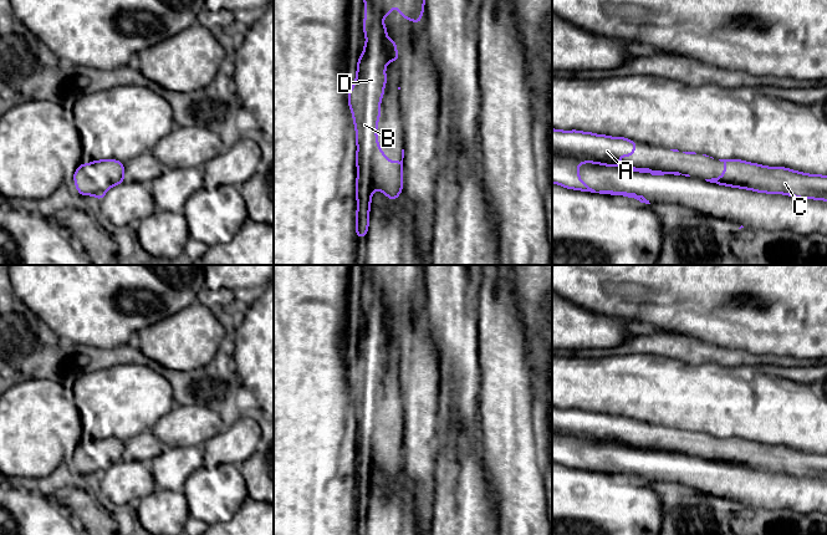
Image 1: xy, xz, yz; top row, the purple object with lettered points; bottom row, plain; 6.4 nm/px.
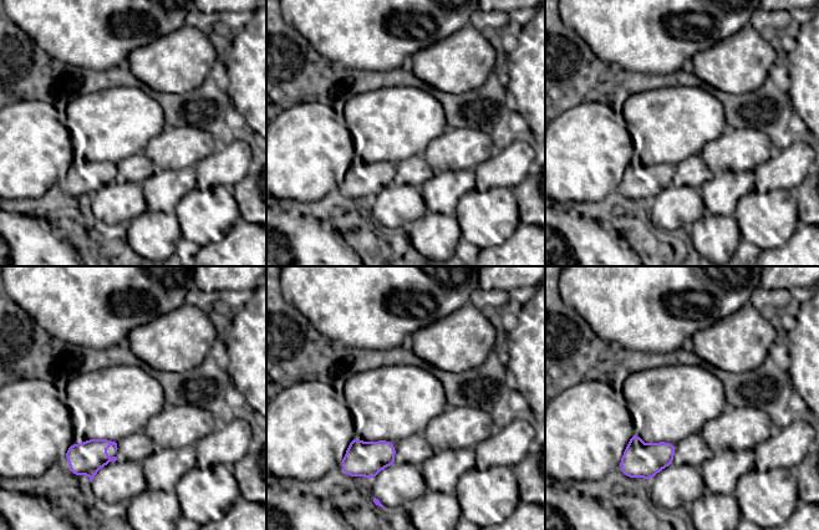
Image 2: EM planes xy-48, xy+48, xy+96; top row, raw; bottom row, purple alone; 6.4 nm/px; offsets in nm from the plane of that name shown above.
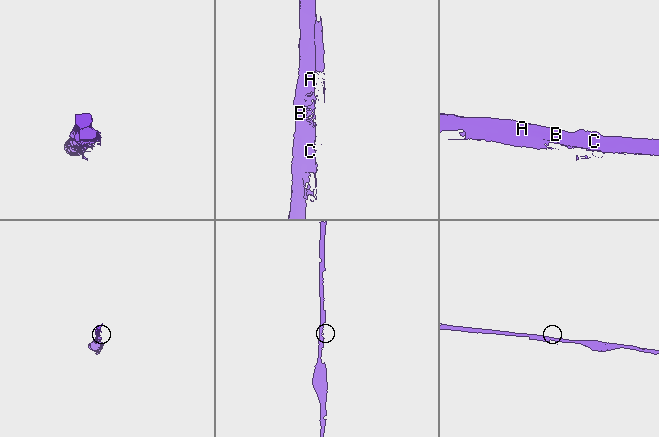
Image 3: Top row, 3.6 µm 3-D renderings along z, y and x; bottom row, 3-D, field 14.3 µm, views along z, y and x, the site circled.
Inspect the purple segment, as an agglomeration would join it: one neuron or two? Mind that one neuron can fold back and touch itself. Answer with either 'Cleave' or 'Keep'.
Keep

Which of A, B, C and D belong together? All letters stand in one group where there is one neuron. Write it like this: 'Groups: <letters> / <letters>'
Groups: A B C D

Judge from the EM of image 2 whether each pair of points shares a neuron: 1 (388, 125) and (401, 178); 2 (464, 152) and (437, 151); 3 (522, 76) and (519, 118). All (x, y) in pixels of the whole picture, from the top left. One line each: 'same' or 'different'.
1: different
2: same
3: same

